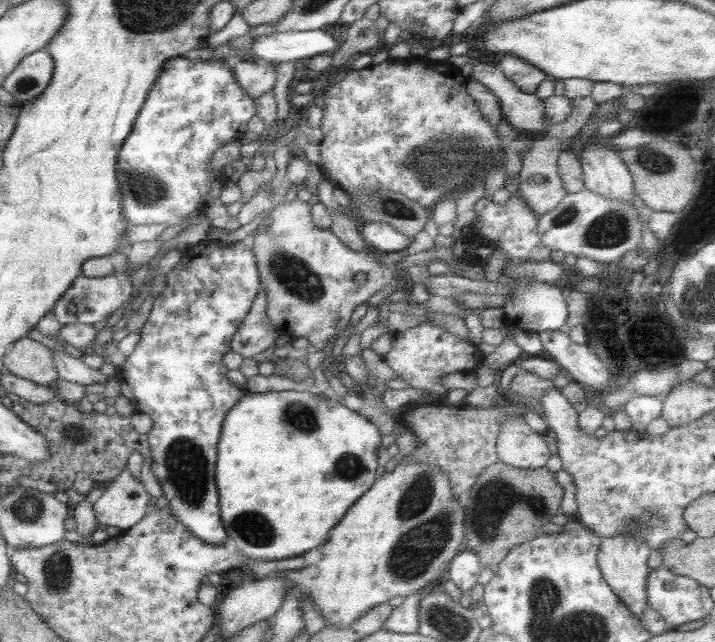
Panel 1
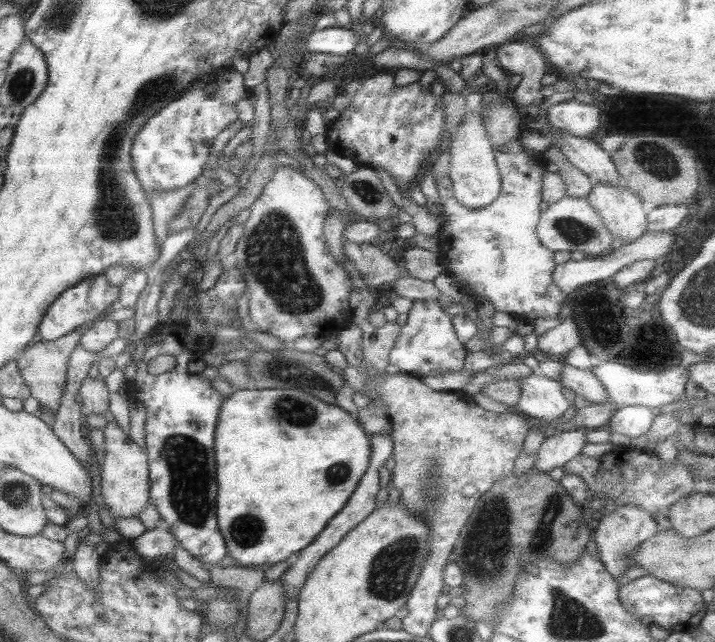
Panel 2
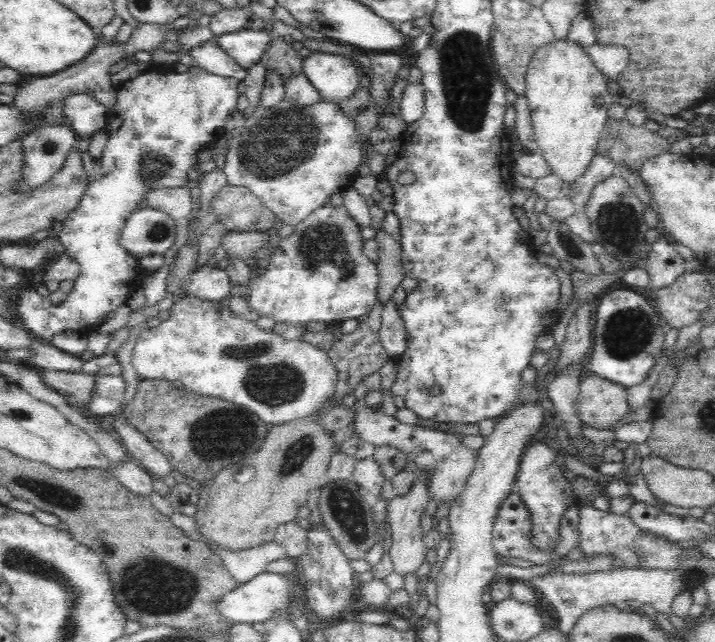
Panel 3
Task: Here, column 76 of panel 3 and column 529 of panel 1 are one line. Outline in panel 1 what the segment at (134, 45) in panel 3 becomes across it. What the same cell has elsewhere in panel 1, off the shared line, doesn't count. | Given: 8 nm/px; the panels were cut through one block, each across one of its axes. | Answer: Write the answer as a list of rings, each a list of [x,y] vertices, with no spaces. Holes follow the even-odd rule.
[[[506,56],[498,62],[497,67],[510,82],[513,82],[522,92],[535,94],[538,85],[546,79],[546,73],[522,58]]]

